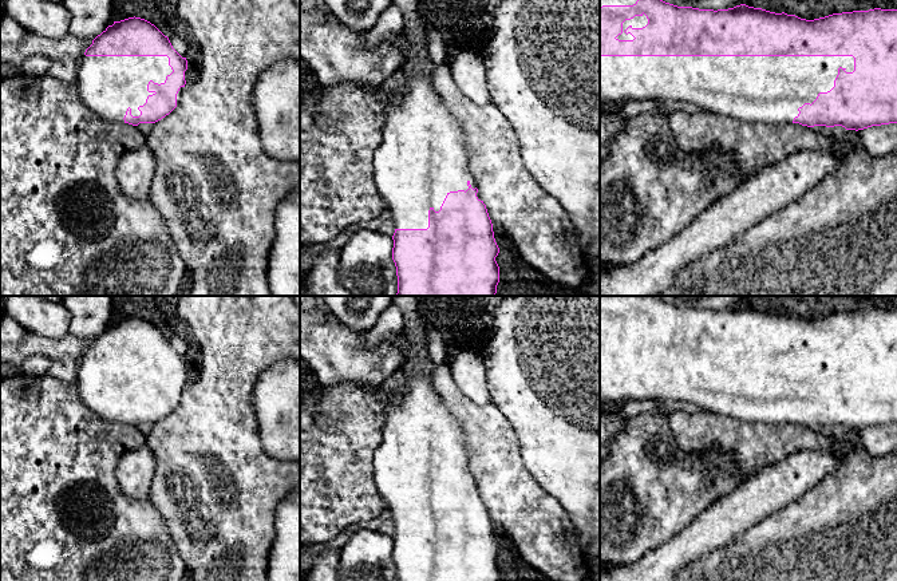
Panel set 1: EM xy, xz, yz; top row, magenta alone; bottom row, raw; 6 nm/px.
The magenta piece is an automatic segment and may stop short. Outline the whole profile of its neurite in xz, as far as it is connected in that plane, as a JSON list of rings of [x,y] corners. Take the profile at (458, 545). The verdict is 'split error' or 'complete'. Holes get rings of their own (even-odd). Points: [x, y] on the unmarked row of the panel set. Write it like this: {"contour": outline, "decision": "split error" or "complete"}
{"contour": [[[416,296],[415,323],[403,328],[411,353],[400,368],[404,372],[402,392],[387,410],[383,440],[374,454],[374,479],[395,526],[392,560],[398,581],[499,581],[499,566],[495,561],[499,548],[486,505],[469,469],[469,451],[461,424],[435,390],[434,372],[422,368],[423,360],[418,355],[426,352],[426,325],[436,316],[428,301],[436,297],[440,296]]], "decision": "split error"}

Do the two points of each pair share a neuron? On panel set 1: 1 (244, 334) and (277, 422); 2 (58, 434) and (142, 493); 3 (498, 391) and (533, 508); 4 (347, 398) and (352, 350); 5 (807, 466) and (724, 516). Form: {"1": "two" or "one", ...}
{"1": "two", "2": "two", "3": "two", "4": "two", "5": "one"}

